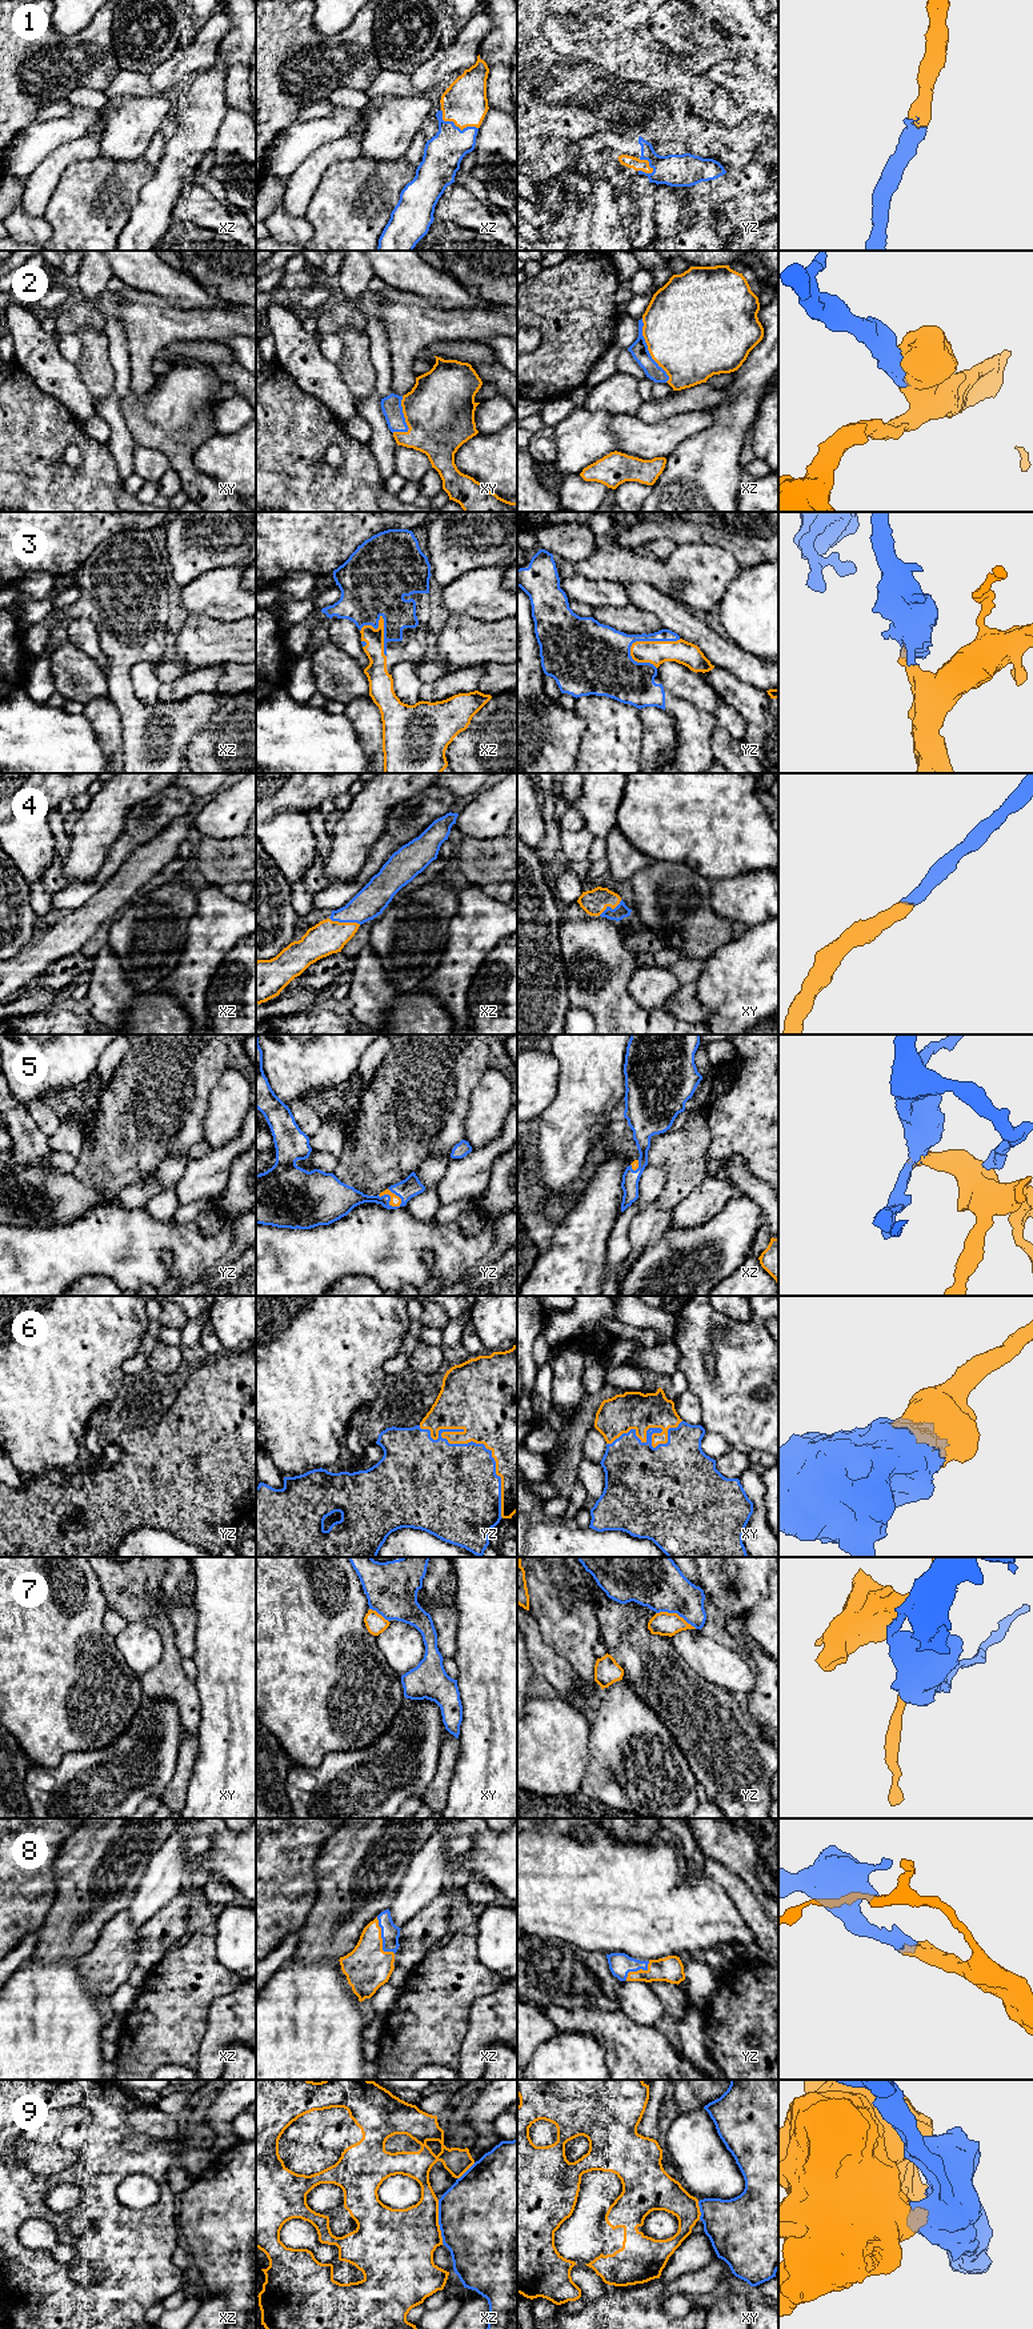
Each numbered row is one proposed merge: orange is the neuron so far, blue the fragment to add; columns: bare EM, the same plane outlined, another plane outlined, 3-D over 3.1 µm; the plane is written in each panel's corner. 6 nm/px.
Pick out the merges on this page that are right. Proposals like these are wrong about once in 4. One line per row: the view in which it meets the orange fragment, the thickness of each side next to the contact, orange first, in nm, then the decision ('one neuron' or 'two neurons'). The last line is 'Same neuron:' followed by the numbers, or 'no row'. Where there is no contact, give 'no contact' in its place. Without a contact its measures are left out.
1: xz | 260/240 nm | one neuron
2: xz | 500/110 nm | one neuron
3: yz | 140/240 nm | one neuron
4: xz | 200/180 nm | one neuron
5: yz | 60/130 nm | one neuron
6: yz | 500/440 nm | one neuron
7: yz | 140/320 nm | two neurons
8: xz | 280/110 nm | one neuron
9: xz | 400/480 nm | two neurons
Same neuron: 1, 2, 3, 4, 5, 6, 8

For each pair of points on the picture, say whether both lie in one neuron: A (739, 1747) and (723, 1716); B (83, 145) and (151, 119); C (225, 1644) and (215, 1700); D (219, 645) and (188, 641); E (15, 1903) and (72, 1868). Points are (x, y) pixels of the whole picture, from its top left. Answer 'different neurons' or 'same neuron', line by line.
A: same neuron
B: different neurons
C: same neuron
D: same neuron
E: different neurons

